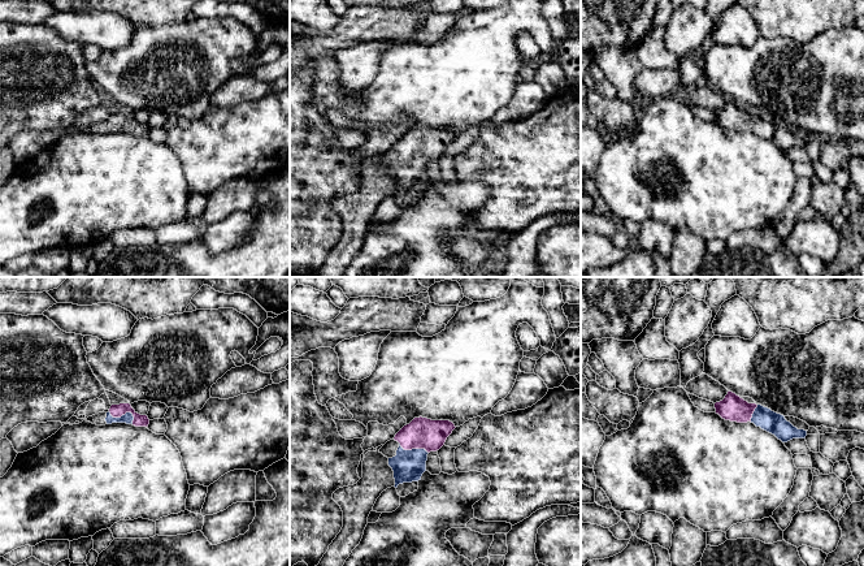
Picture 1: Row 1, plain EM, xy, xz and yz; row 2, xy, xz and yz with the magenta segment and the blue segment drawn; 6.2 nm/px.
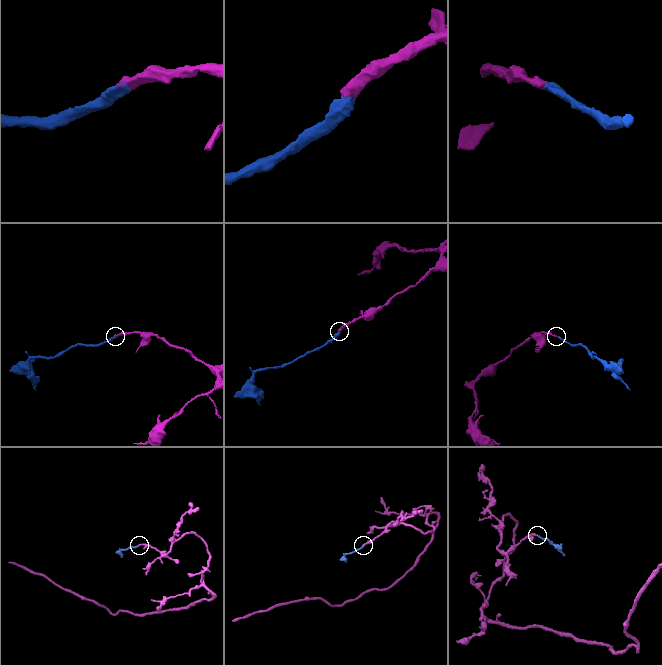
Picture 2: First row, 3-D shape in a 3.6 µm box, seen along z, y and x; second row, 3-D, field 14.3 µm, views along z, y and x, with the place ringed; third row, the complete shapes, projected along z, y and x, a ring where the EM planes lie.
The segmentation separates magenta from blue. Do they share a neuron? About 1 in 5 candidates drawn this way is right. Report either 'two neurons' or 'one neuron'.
one neuron

